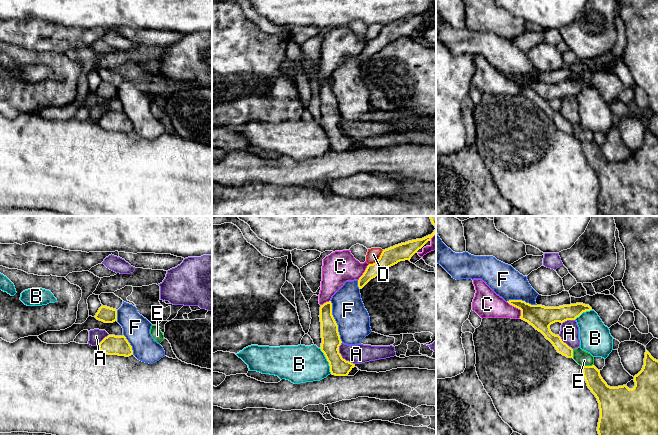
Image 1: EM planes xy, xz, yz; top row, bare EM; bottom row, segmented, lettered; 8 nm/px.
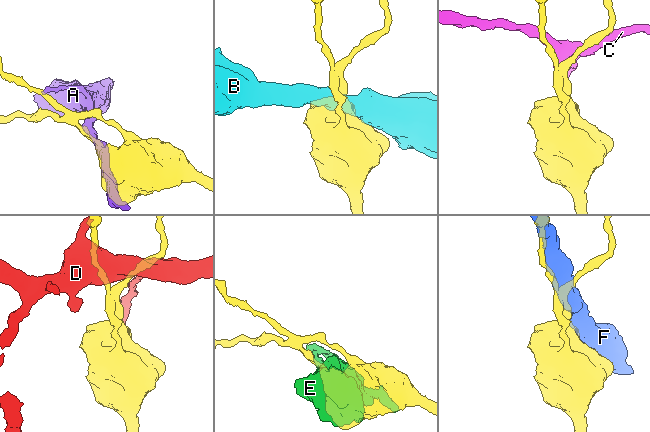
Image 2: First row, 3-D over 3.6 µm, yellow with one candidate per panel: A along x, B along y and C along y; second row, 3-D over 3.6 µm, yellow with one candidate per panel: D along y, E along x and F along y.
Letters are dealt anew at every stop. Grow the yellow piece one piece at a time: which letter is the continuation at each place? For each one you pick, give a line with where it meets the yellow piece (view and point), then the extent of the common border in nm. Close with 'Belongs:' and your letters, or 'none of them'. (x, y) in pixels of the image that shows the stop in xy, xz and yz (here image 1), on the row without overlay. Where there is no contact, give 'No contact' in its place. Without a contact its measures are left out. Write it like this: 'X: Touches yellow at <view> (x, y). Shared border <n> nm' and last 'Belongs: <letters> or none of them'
Belongs: none of them

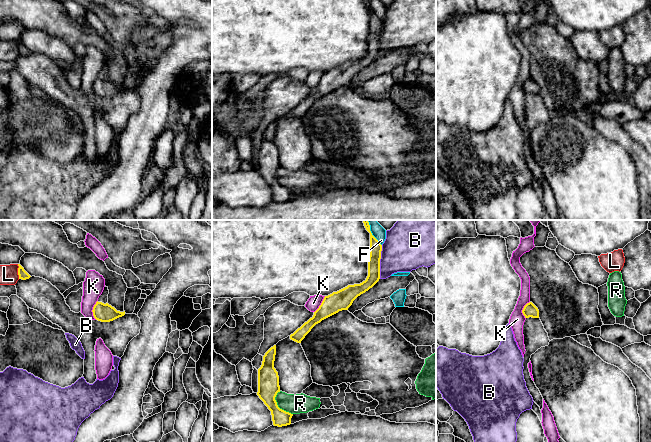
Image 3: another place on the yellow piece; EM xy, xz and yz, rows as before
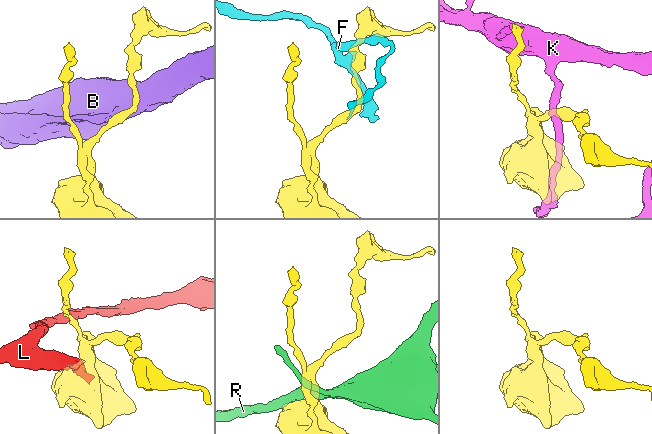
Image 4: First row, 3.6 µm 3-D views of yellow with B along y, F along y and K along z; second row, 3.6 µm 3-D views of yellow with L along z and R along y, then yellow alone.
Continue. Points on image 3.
Belongs: none of them

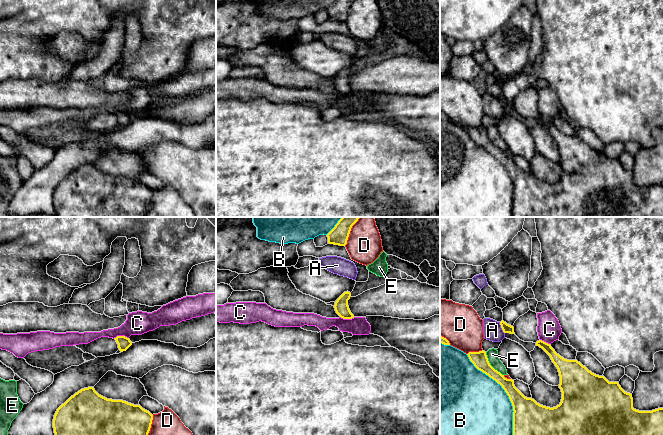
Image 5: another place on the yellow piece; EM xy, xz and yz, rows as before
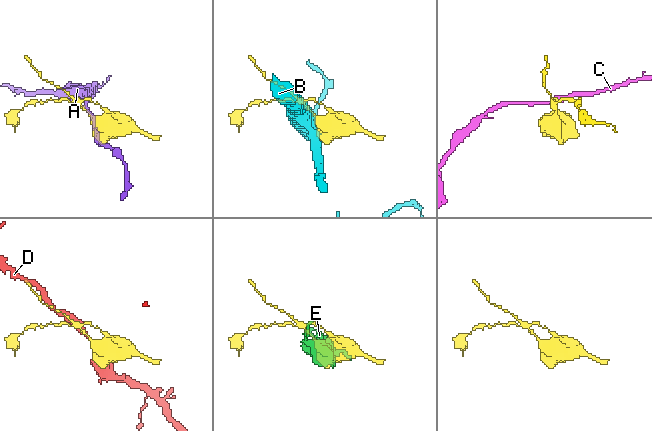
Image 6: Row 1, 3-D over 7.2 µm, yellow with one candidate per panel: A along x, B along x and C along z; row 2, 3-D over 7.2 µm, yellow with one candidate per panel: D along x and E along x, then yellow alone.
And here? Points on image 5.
Belongs: none of them

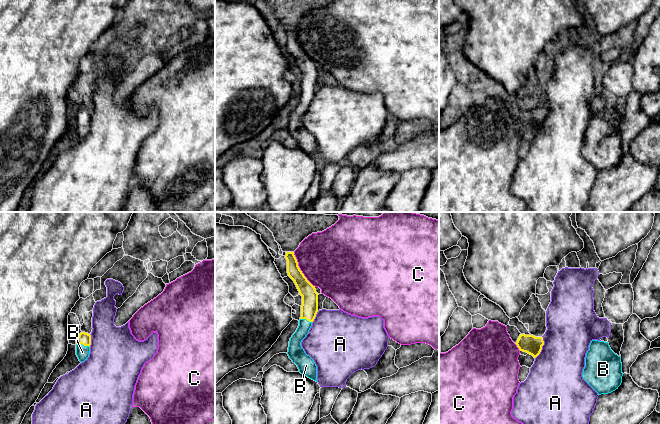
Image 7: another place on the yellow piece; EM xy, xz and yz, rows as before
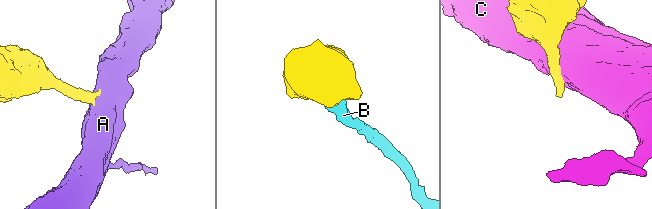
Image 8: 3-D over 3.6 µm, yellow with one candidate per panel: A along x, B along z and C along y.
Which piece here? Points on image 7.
B: Touches yellow at xy (83, 120). Shared border 120 nm
Belongs: B

